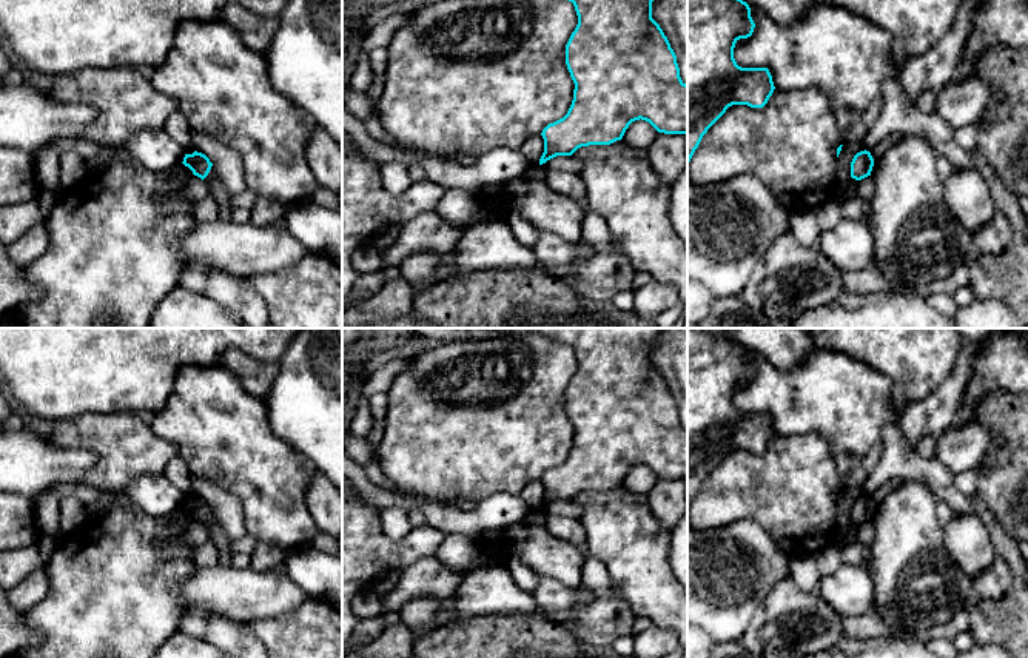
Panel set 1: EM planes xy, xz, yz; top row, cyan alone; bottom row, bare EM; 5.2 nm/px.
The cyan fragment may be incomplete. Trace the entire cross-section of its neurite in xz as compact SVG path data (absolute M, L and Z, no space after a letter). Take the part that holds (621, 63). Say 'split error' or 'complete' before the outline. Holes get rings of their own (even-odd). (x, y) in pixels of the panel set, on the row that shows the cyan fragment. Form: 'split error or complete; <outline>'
complete; M569 0L578 25L566 45L566 65L575 83L567 114L549 123L541 136L544 153L539 165L556 156L572 156L589 145L610 145L621 140L635 120L649 122L658 133L687 134L687 85L680 77L677 55L660 25L652 18L653 0Z

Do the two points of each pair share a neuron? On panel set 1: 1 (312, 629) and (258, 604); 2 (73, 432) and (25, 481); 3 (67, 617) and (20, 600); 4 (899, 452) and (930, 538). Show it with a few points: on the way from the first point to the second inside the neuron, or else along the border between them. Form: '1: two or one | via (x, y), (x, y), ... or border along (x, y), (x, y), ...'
1: two | border along (309, 595), (298, 606), (279, 615), (245, 621)
2: two | border along (47, 438), (56, 446), (90, 449), (94, 455)
3: two | border along (43, 569), (48, 578), (48, 592), (25, 614)
4: two | border along (905, 480), (922, 481), (937, 498)

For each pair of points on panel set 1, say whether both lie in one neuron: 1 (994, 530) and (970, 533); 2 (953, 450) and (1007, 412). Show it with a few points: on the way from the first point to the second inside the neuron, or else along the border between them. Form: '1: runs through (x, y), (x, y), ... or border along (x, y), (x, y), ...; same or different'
1: border along (984, 515), (990, 541), (997, 553); different
2: border along (973, 421), (1001, 439), (979, 464); different

